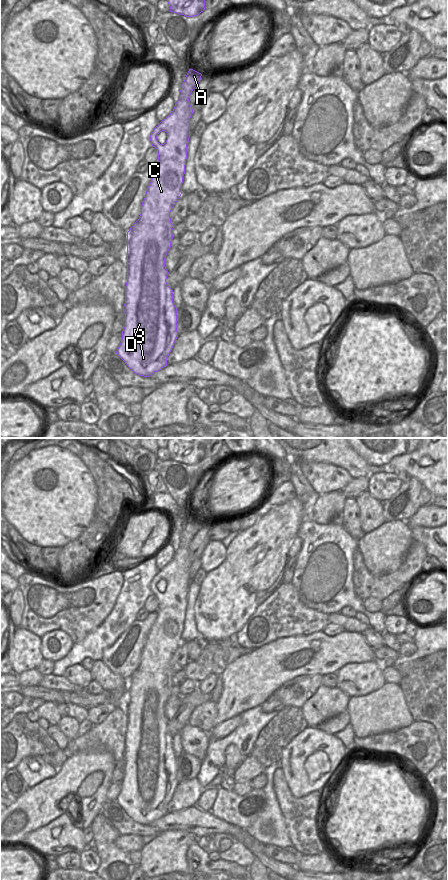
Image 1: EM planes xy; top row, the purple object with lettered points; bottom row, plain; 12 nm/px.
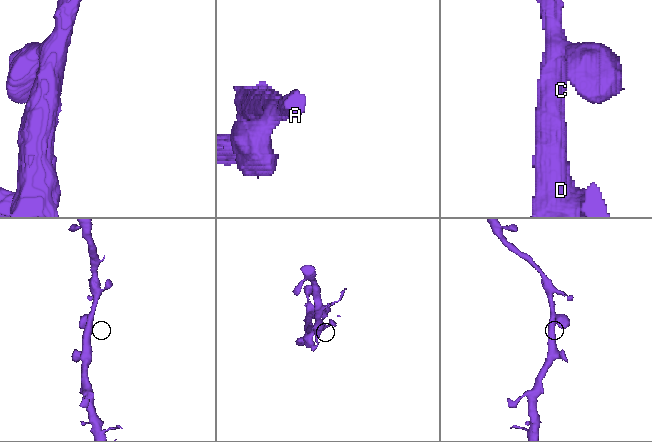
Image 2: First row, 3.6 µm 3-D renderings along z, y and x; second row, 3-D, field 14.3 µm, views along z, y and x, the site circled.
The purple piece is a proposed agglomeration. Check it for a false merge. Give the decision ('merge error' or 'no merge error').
no merge error

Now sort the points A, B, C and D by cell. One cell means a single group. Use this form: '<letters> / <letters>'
A B C D

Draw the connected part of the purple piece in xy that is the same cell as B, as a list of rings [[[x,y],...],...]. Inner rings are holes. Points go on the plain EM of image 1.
[[[189,517],[173,559],[150,583],[151,592],[158,599],[157,618],[147,636],[139,667],[127,680],[127,730],[123,754],[125,775],[116,802],[134,821],[143,825],[150,825],[167,814],[167,805],[178,785],[177,756],[173,751],[173,738],[166,730],[169,720],[165,715],[165,706],[173,687],[174,673],[170,660],[182,642],[185,622],[190,566],[193,562],[189,545],[201,524],[201,521]],[[162,579],[167,581],[164,592],[157,588]]]

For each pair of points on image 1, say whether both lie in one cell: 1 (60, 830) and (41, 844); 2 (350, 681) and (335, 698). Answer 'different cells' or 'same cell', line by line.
1: same cell
2: different cells

